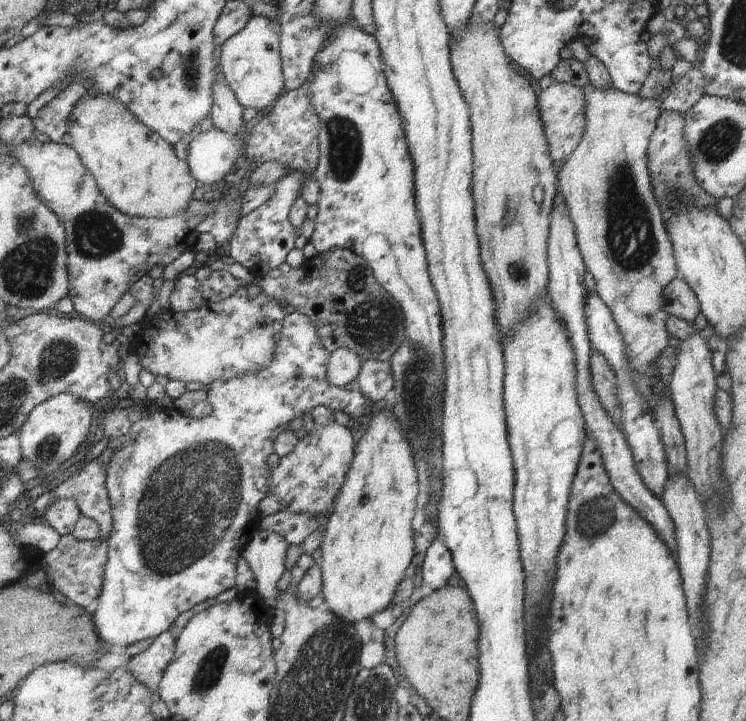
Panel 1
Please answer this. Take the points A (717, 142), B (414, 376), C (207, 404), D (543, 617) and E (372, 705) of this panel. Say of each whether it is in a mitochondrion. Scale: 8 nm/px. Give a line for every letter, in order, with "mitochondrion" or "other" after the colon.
A: mitochondrion
B: mitochondrion
C: other
D: other
E: mitochondrion

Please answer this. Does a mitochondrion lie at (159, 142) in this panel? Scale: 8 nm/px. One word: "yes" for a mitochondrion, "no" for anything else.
no

